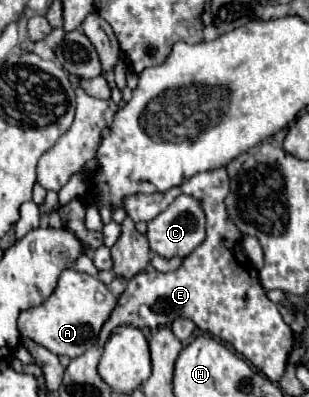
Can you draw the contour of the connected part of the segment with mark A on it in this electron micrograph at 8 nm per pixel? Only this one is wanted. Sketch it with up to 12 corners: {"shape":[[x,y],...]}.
{"shape":[[68,268],[44,304],[18,316],[22,338],[78,358],[114,296]]}

